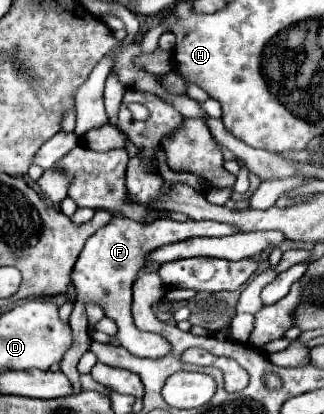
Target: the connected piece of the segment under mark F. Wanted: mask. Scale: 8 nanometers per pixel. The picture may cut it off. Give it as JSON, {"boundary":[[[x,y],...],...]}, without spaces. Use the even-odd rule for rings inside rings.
{"boundary":[[[115,216],[107,226],[99,228],[85,244],[83,252],[79,254],[77,268],[73,270],[73,286],[77,290],[79,302],[97,302],[105,308],[105,314],[117,322],[119,326],[119,342],[123,348],[127,348],[131,354],[141,358],[161,358],[169,354],[171,346],[165,338],[159,334],[149,334],[137,330],[131,318],[131,286],[135,282],[135,274],[143,268],[143,258],[149,254],[149,250],[173,244],[177,240],[187,240],[193,236],[229,236],[237,234],[237,226],[229,226],[225,222],[177,222],[177,220],[155,220],[151,224],[141,224],[135,220],[129,220],[125,216]]]}

